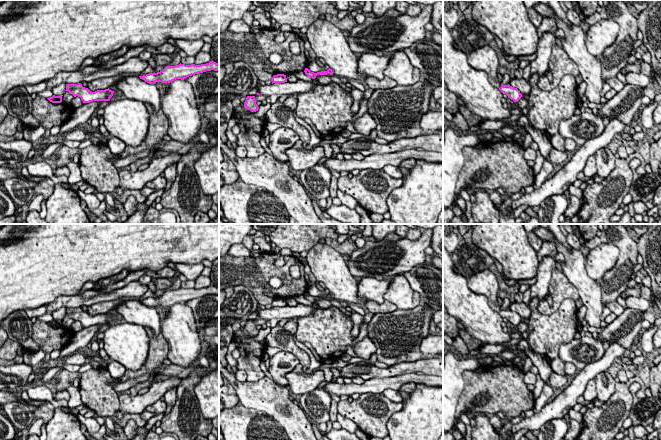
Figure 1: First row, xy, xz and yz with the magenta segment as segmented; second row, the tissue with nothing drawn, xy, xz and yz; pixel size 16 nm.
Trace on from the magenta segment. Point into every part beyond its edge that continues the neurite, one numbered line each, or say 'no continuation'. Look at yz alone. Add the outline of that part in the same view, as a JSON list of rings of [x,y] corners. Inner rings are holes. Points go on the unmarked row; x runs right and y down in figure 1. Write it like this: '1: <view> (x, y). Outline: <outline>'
no continuation

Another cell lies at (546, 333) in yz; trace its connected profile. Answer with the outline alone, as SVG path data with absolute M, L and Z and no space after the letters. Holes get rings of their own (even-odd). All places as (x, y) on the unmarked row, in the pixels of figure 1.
M535 297L528 305L532 311L527 324L528 344L534 352L541 354L543 357L550 358L550 366L554 373L566 376L565 363L559 357L559 349L562 344L573 340L577 332L577 307L575 301L571 299L563 300L559 309L551 315L541 314L537 309L538 303L539 299Z

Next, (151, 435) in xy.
M152 429L147 433L144 440L159 440L161 437L164 436L172 436L175 438L175 440L179 440L178 436L175 433L163 432L162 434L159 435L156 432L154 432Z

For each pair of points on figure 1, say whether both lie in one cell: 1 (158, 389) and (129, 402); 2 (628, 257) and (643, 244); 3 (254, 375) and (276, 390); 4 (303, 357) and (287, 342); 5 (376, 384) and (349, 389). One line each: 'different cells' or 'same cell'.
1: same cell
2: different cells
3: different cells
4: same cell
5: same cell

